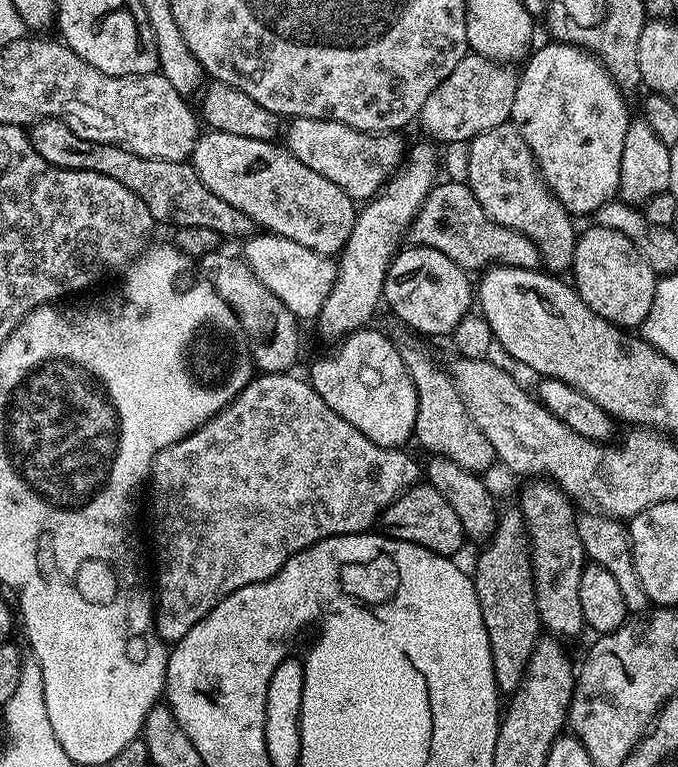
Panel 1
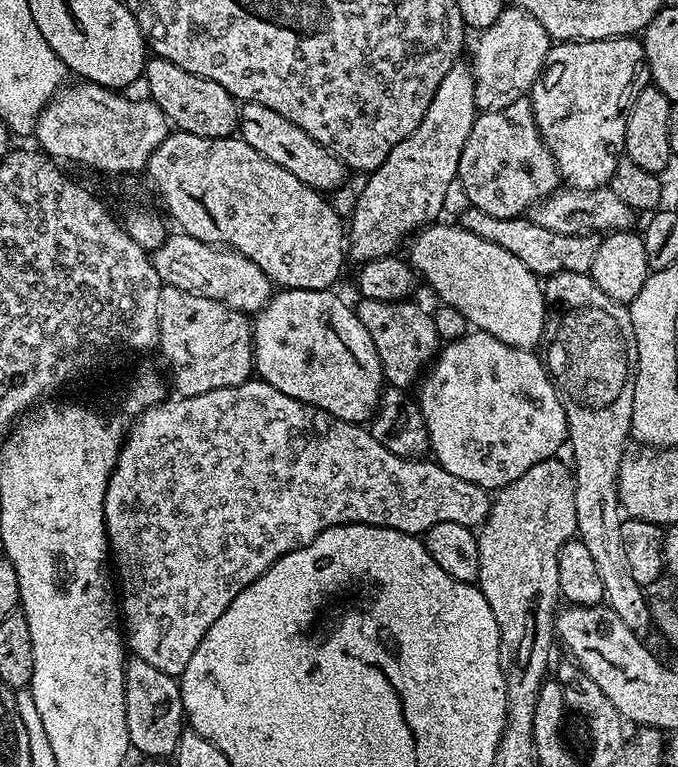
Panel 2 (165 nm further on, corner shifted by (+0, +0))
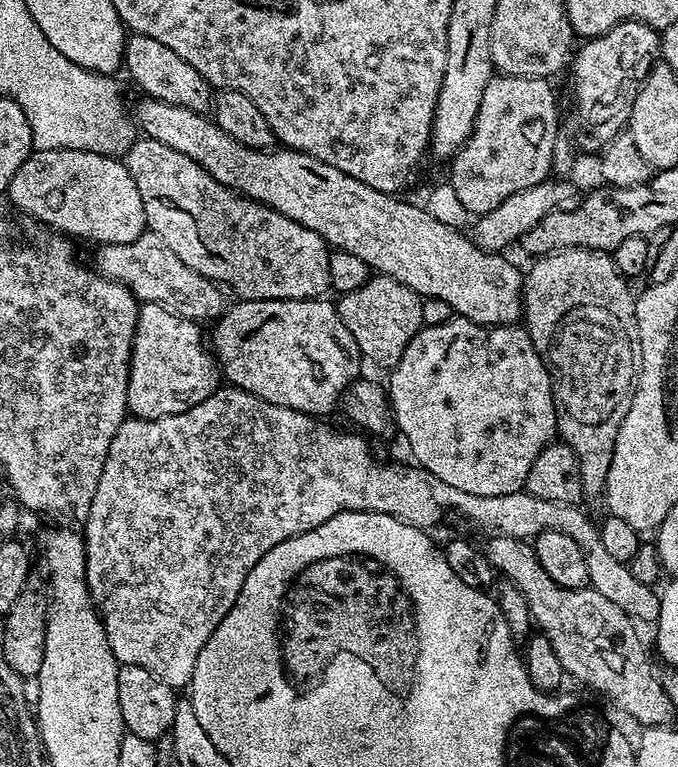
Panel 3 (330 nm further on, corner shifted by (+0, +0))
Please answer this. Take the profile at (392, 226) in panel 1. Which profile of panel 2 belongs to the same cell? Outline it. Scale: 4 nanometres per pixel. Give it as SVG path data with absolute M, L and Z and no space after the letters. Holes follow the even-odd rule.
M463 63L455 64L450 74L442 78L442 86L438 86L438 94L434 94L434 102L430 102L430 110L426 110L414 134L398 142L398 146L390 150L382 166L371 169L367 173L368 181L365 182L364 189L361 190L360 197L352 208L352 228L350 224L346 232L346 252L351 259L353 256L354 259L360 260L359 262L367 262L393 255L397 251L396 247L404 239L407 241L417 230L441 219L446 189L449 188L450 182L458 179L456 171L458 162L462 158L462 146L466 146L466 138L478 115L476 100L473 98L472 81L472 75L465 65L463 68Z

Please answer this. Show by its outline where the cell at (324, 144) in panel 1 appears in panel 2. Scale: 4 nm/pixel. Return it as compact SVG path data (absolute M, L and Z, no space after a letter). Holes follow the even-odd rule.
M245 103L240 108L238 136L250 146L254 146L258 154L290 170L294 178L298 178L302 183L308 184L321 193L329 194L328 192L334 191L335 188L342 187L344 179L348 176L343 162L339 160L341 157L327 143L315 140L306 130L294 126L294 122L282 118L282 114L274 114L274 110L261 104Z

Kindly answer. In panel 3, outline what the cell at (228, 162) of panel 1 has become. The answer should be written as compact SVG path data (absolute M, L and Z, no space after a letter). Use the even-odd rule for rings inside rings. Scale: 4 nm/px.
M147 138L133 139L132 144L128 147L126 155L123 157L123 164L128 168L133 176L134 184L138 188L140 195L151 196L168 196L168 200L172 204L178 206L184 213L190 214L190 218L195 223L195 229L198 230L198 237L201 238L201 245L206 246L209 253L216 254L216 262L222 265L226 273L227 283L232 283L232 288L241 296L244 302L250 300L314 300L323 297L329 291L328 287L328 253L329 245L324 243L324 240L318 233L309 228L302 227L301 224L295 224L290 218L286 218L281 212L276 212L272 208L265 208L263 204L257 204L235 192L230 188L218 183L217 180L208 173L202 166L198 166L190 158L186 158L182 154L178 154L174 150L170 150L170 146L162 146L162 142L150 140Z

